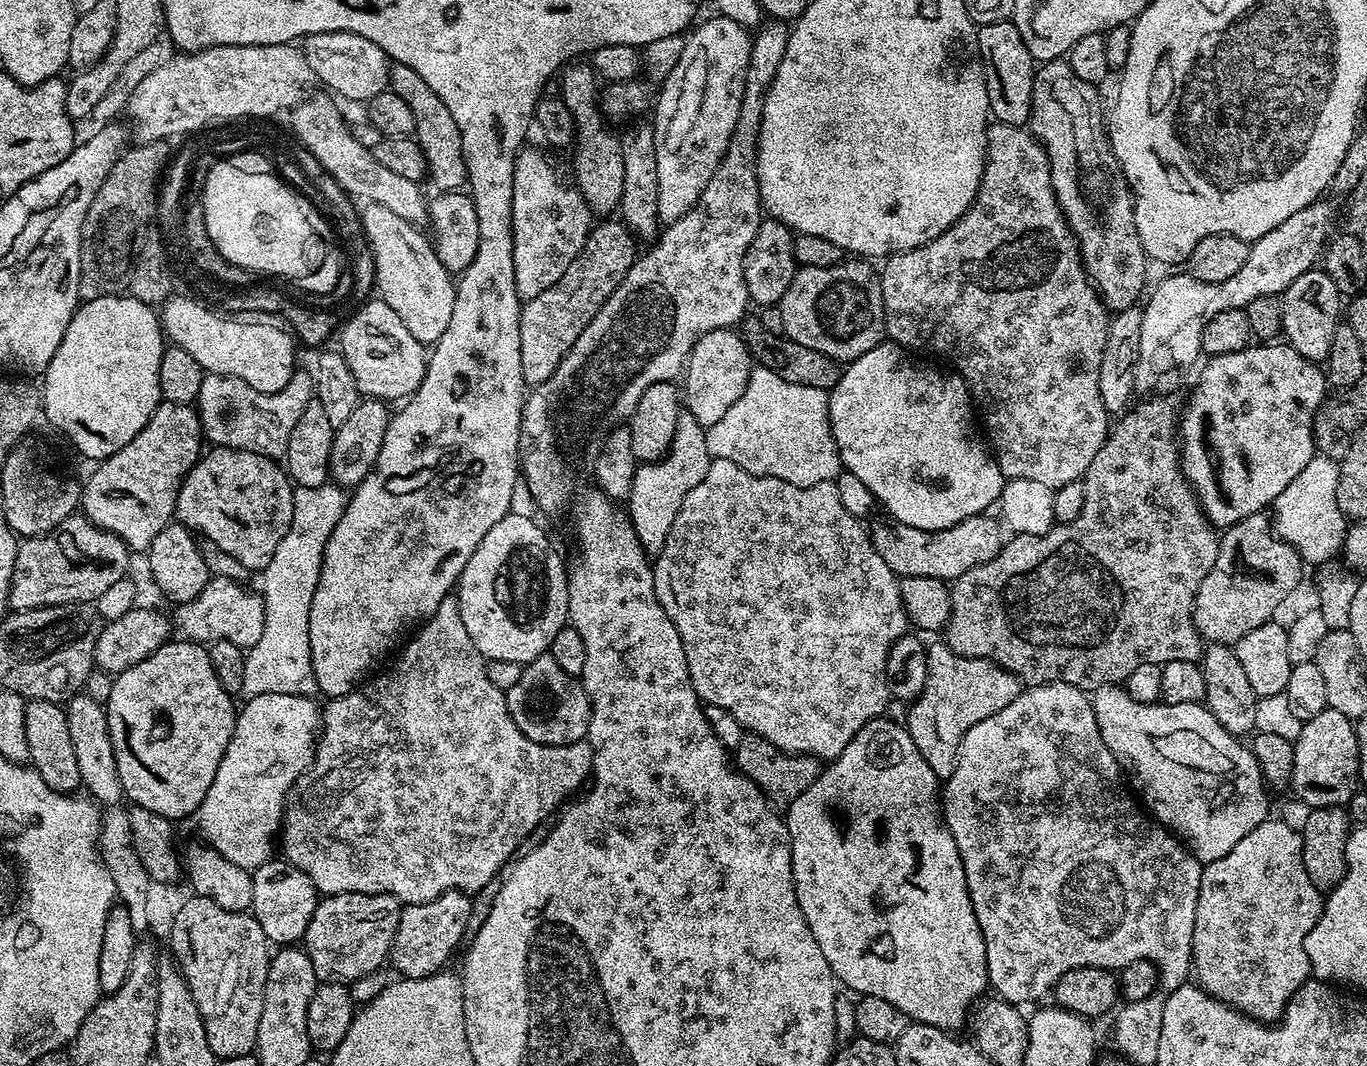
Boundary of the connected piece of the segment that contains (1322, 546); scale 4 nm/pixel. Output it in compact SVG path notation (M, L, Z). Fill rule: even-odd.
M1319 454L1306 462L1306 470L1278 494L1274 511L1274 531L1280 539L1299 554L1301 561L1308 564L1324 564L1344 546L1346 517L1338 506L1338 478L1340 466L1329 456Z

